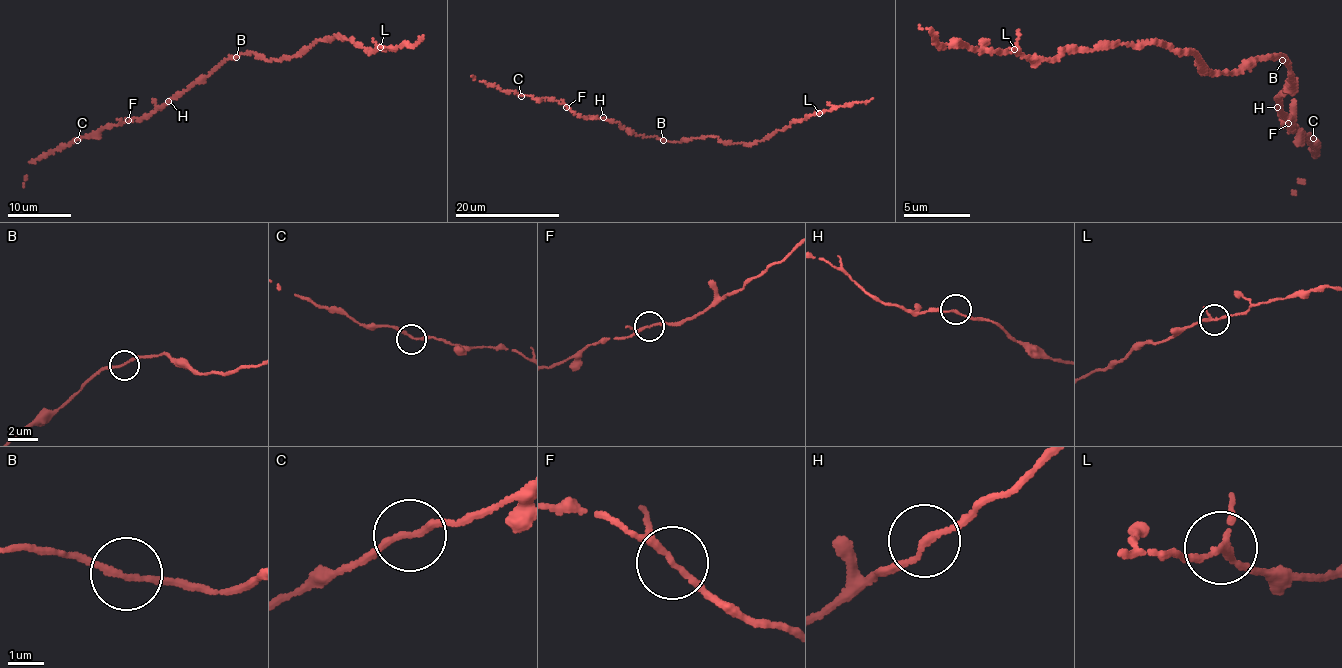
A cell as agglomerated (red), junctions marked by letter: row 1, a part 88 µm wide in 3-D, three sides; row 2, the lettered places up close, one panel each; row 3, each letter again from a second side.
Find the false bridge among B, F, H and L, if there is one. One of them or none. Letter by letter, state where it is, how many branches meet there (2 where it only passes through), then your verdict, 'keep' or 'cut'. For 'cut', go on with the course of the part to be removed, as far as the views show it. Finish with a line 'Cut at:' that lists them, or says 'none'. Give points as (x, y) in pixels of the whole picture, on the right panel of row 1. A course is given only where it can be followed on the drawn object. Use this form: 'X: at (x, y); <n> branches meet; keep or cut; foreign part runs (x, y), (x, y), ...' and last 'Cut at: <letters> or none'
B: at (1282, 60); 2 branches meet; keep
F: at (1288, 123); 3 branches meet; keep
H: at (1277, 107); 2 branches meet; keep
L: at (1014, 49); 3 branches meet; keep
Cut at: none

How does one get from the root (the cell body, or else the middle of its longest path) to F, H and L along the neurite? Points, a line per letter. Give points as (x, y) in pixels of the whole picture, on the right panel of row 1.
F: (1277, 56), (1287, 58), (1293, 75), (1277, 97), (1294, 127), (1287, 124)
H: (1277, 56), (1284, 55), (1284, 60), (1287, 58), (1293, 79), (1277, 97), (1281, 101), (1277, 107)
L: (1277, 56), (1217, 76), (1200, 73), (1192, 52), (1180, 56), (1153, 42), (1069, 50), (1042, 61), (1014, 48)

